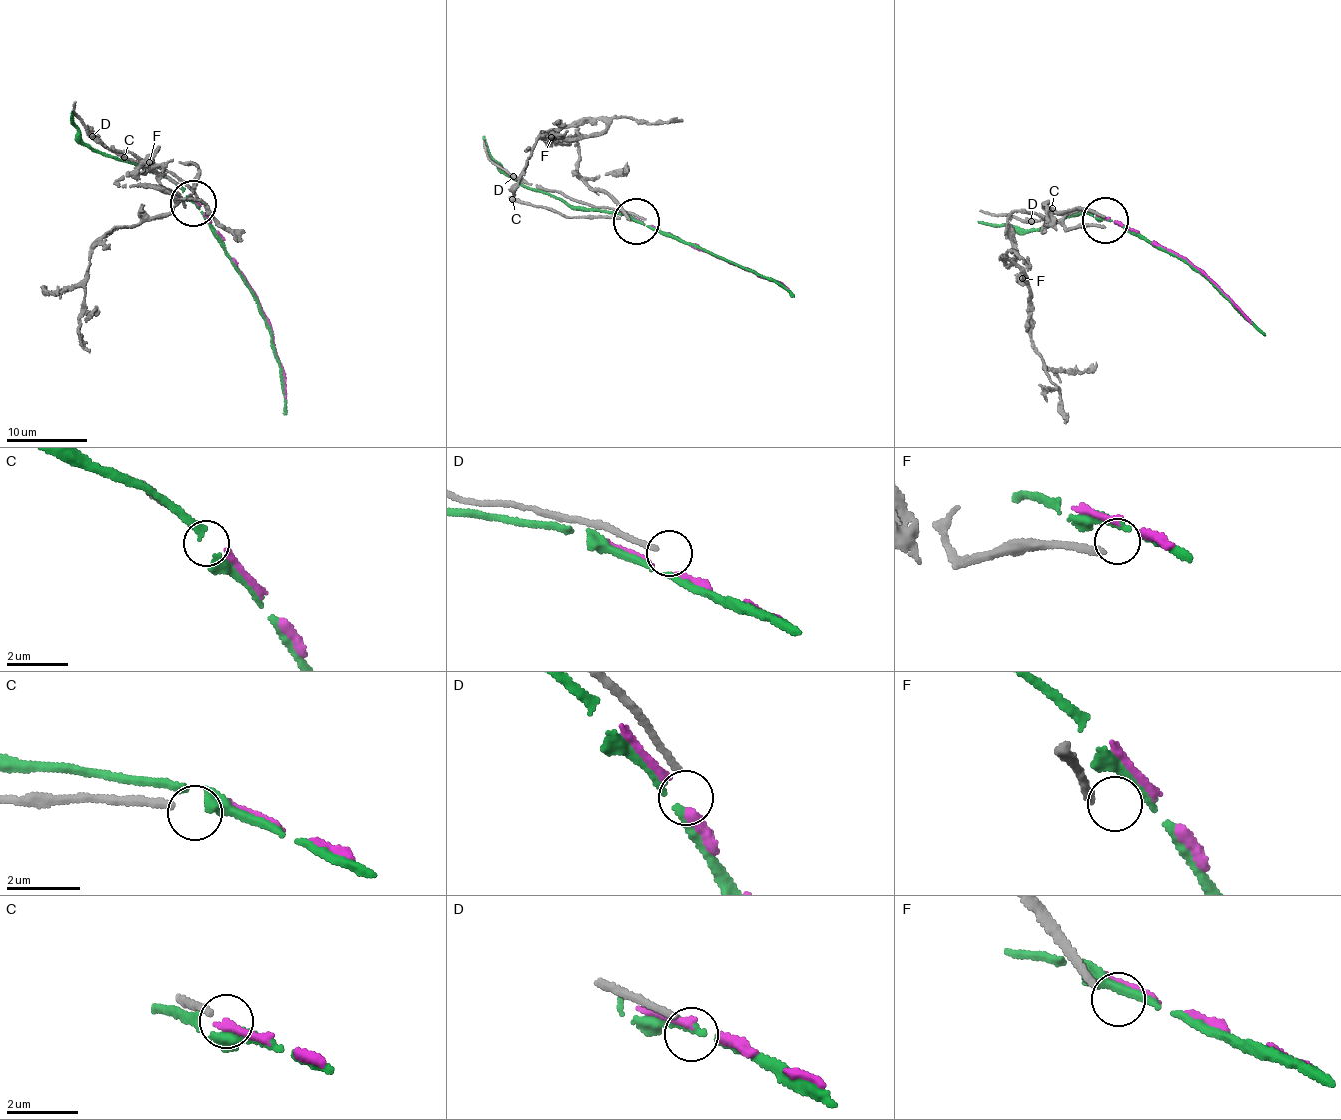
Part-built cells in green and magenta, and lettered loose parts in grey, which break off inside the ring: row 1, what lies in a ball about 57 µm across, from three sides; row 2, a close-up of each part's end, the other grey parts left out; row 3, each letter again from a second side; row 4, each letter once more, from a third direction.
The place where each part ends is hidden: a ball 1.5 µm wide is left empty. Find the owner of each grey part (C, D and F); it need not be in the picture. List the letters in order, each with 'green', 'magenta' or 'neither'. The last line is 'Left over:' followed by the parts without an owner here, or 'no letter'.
C: neither
D: neither
F: neither
Left over: C, D, F

